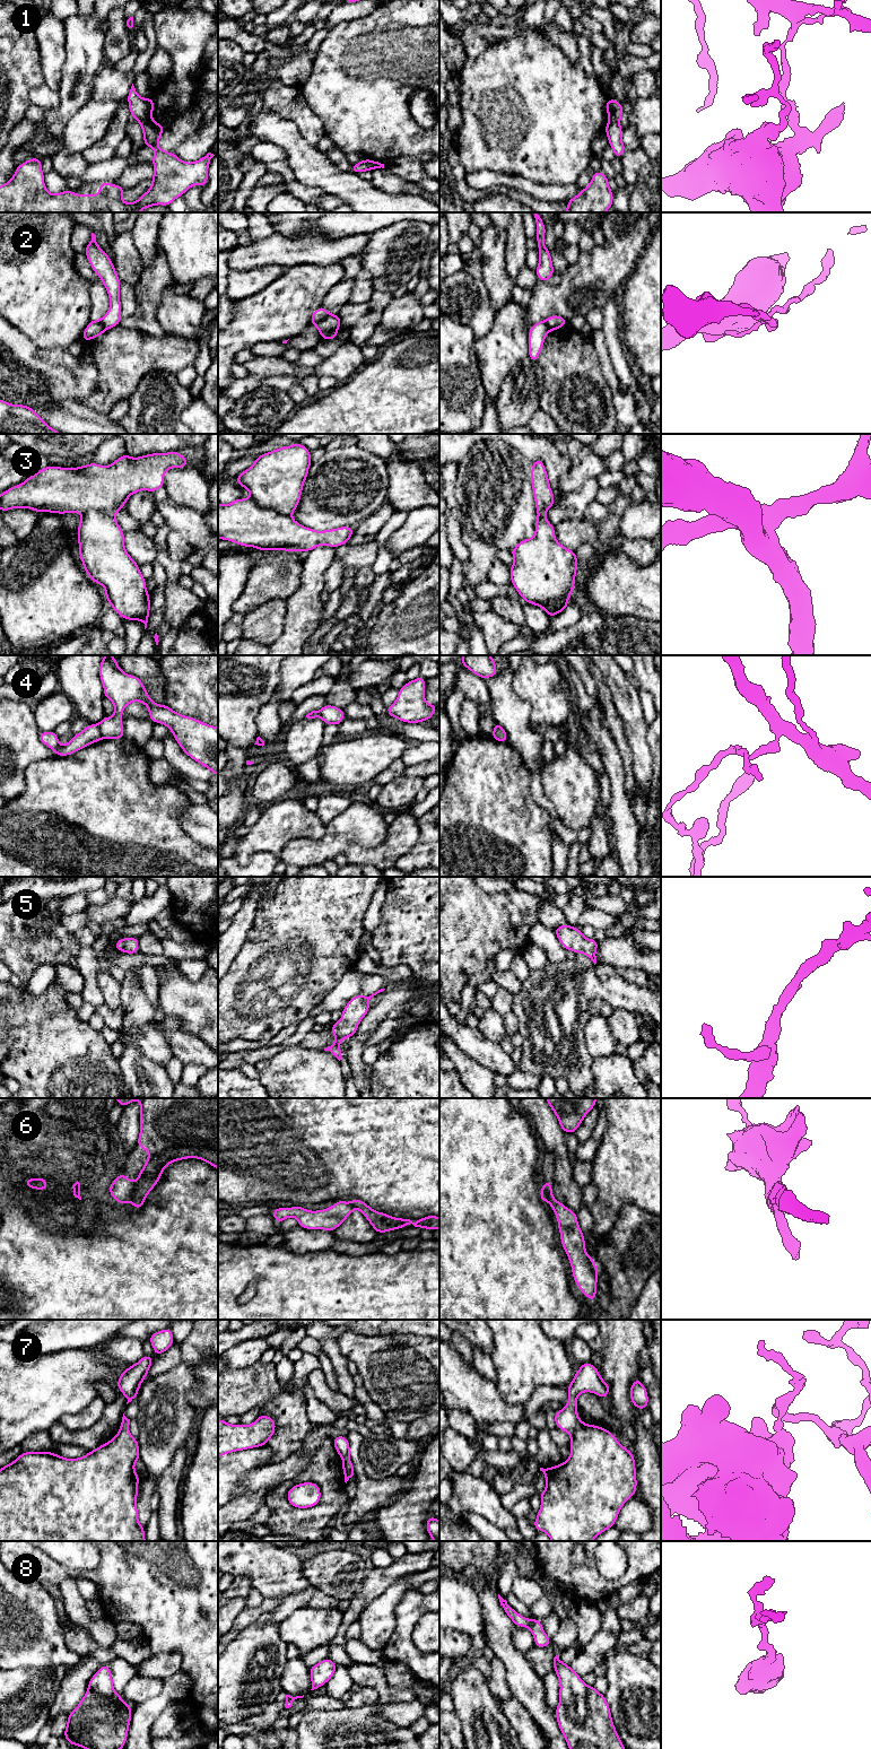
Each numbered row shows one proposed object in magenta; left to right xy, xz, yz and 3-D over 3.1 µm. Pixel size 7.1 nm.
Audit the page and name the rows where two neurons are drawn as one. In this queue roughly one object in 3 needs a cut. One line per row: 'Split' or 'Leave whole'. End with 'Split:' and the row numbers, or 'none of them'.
1: Split
2: Split
3: Leave whole
4: Split
5: Leave whole
6: Split
7: Split
8: Leave whole
Split: 1, 2, 4, 6, 7

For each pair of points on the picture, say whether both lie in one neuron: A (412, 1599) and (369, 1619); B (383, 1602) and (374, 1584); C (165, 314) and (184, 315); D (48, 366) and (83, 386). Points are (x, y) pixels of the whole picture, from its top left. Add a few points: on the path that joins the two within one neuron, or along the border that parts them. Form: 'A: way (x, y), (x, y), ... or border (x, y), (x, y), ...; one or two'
A: border (411, 1587), (395, 1608), (391, 1633); two
B: border (400, 1577), (374, 1598), (362, 1613); two
C: way (170, 314), (180, 315); one
D: way (57, 375), (73, 380); one

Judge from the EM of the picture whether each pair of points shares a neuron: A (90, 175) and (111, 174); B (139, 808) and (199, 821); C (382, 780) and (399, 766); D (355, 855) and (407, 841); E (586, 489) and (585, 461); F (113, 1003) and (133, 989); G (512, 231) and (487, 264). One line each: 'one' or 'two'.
A: one
B: two
C: one
D: one
E: two
F: two
G: two

